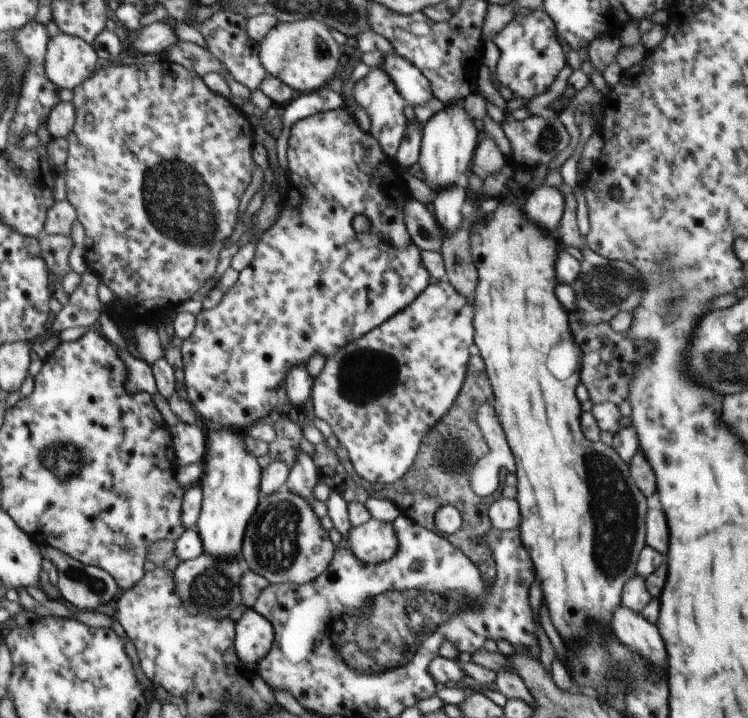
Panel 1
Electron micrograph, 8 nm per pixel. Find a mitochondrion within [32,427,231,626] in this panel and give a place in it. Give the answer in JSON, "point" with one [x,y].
{"point":[56,461]}

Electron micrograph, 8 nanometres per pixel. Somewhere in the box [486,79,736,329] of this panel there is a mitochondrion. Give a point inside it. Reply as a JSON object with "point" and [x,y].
{"point":[599,285]}

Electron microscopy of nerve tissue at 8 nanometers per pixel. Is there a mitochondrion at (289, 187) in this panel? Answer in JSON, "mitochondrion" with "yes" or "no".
{"mitochondrion":"no"}

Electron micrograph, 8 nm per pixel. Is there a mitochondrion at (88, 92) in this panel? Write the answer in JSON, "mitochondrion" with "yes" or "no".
{"mitochondrion":"no"}

